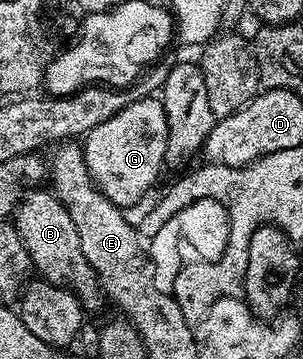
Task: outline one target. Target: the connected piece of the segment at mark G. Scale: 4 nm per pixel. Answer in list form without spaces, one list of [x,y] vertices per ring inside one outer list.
[[[156,96],[131,102],[118,112],[118,116],[102,120],[98,128],[88,133],[82,142],[84,159],[94,184],[104,193],[106,200],[121,208],[129,208],[143,200],[144,193],[155,184],[160,169],[165,169],[167,135],[164,104]]]

